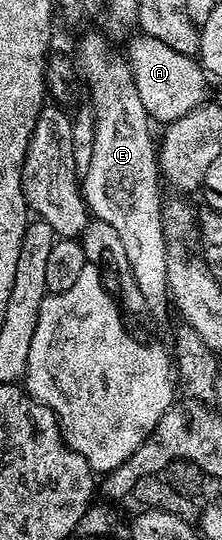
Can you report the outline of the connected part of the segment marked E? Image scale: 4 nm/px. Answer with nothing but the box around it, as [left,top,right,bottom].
[79,31,169,319]

